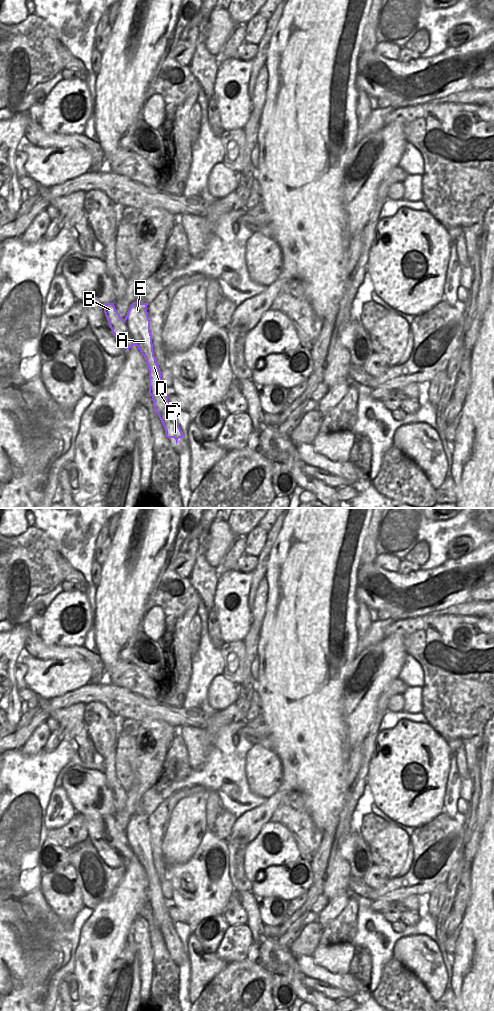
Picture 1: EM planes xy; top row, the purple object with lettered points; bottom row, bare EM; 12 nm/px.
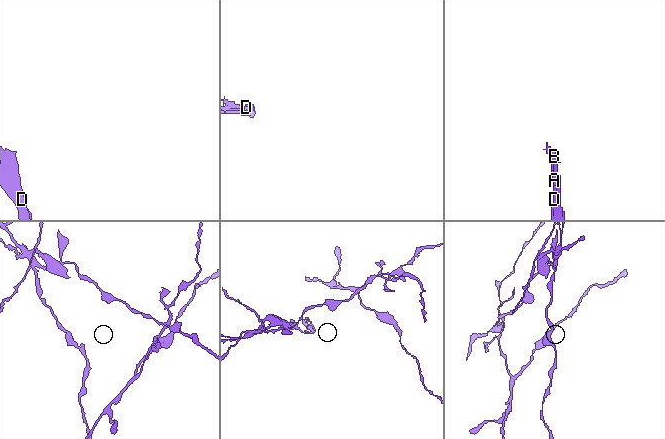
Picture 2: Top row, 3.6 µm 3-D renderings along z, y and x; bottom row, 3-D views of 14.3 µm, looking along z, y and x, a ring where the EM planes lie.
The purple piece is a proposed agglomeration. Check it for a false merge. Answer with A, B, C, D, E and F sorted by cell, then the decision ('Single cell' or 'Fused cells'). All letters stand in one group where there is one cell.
Groups: A C D E F / B. Fused cells.

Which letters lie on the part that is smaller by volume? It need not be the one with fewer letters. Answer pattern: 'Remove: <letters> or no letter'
Remove: A, C, D, E, F

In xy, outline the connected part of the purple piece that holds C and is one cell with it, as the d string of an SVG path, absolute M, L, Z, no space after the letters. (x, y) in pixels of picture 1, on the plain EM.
M147 815L131 816L125 831L132 851L119 854L124 861L136 857L144 868L149 881L149 906L152 908L154 921L162 934L166 949L174 950L177 956L178 951L183 949L183 945L174 929L174 922L168 914L161 883L154 868L147 818Z

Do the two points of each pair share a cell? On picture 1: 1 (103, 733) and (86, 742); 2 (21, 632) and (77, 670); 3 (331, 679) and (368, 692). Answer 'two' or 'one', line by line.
1: two
2: two
3: two

